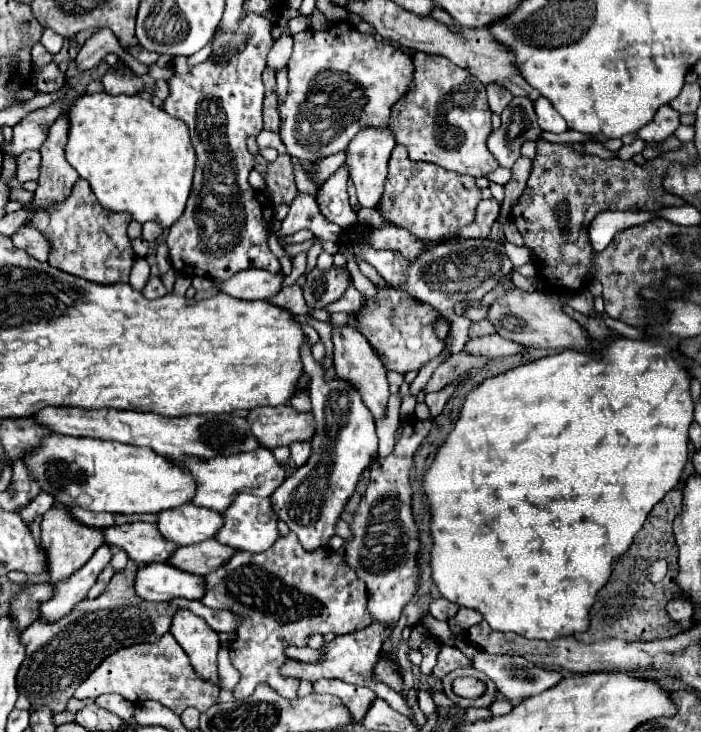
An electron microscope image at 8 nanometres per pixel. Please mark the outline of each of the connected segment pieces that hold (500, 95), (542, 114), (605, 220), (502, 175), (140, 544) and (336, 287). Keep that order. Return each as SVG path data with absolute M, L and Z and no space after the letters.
M488 83L486 85L486 91L488 91L488 103L490 103L490 109L494 113L502 113L504 107L514 99L510 91L506 91L504 87L500 87L498 83Z
M538 97L534 101L534 111L536 111L536 117L538 117L538 125L542 131L550 131L550 133L564 133L568 127L566 127L566 121L558 115L558 111L552 107L552 103L544 97Z
M602 211L596 215L596 219L590 225L590 241L594 251L602 251L608 247L612 237L618 231L624 231L632 225L642 225L650 221L656 213L644 211L644 213L630 213L630 211Z
M498 167L495 171L485 176L488 181L495 182L500 185L505 185L511 178L511 170Z
M126 523L104 529L106 543L110 547L124 549L130 559L138 563L164 563L178 549L176 543L168 543L156 531L154 523Z
M312 269L306 277L306 283L302 287L306 305L310 309L324 309L330 303L338 301L348 287L348 271L346 269Z

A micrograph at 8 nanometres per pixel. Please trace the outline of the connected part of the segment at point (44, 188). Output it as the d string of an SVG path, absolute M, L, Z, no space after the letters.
M60 117L52 123L48 139L40 147L42 153L42 167L40 167L40 179L38 189L32 201L32 207L38 209L50 209L56 203L62 203L74 183L78 181L76 169L70 167L70 163L64 157L64 145L68 139L68 119Z

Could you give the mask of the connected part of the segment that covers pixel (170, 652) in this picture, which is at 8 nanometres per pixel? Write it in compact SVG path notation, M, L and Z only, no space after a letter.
M166 633L158 643L142 643L142 645L124 647L116 651L114 655L106 657L98 665L98 669L76 689L74 697L96 699L104 693L118 693L132 703L154 699L162 703L164 707L172 709L176 715L182 715L186 707L196 707L200 713L208 711L208 707L212 707L218 701L220 689L214 687L212 683L198 679L184 649L176 643L176 639L170 633Z

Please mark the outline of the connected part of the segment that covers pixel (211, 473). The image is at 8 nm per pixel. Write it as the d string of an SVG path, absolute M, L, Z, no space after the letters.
M256 449L252 453L240 453L240 455L228 455L228 457L214 457L208 461L200 459L184 459L182 461L194 475L198 483L198 491L192 499L192 503L216 511L226 511L232 505L232 499L240 493L252 493L256 497L270 497L276 487L286 479L286 465L278 463L270 449Z

